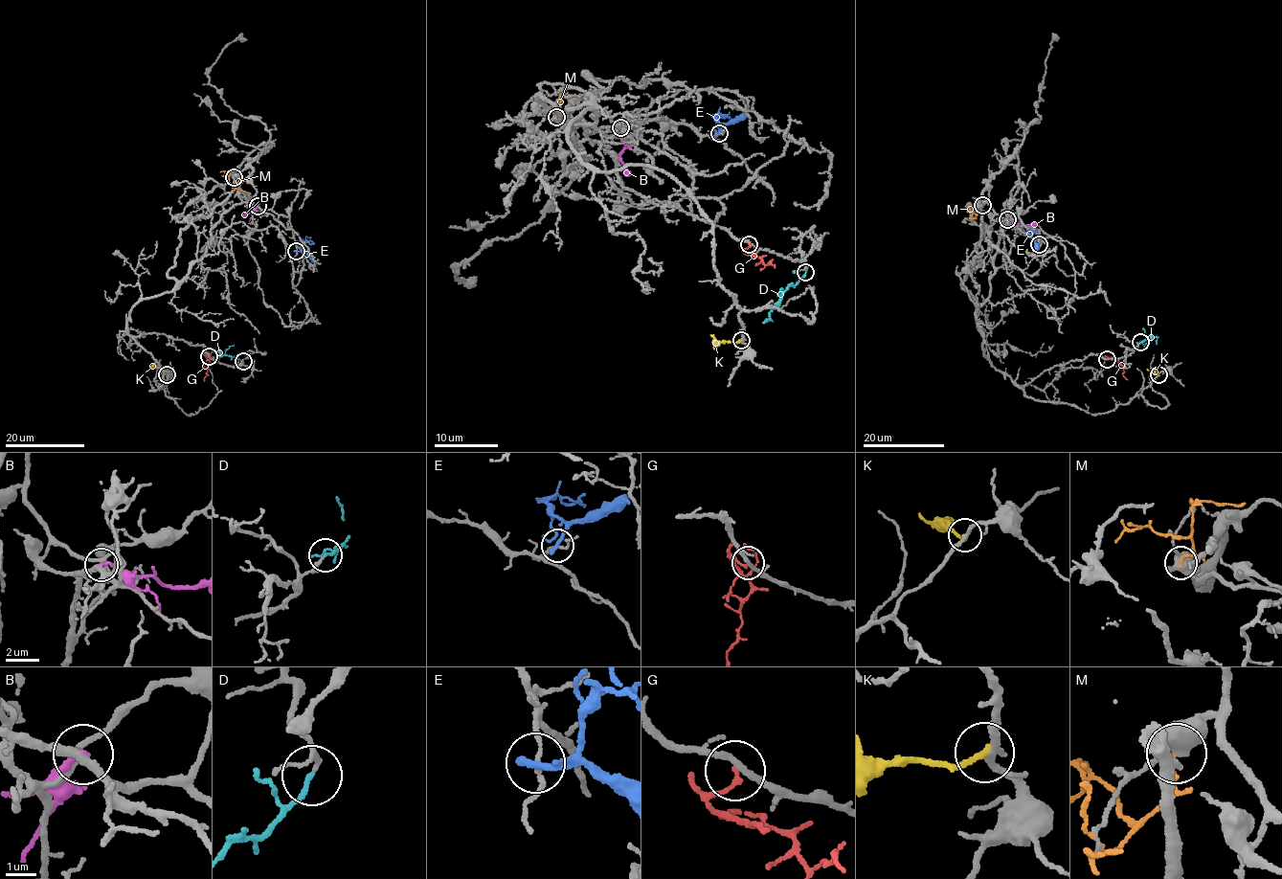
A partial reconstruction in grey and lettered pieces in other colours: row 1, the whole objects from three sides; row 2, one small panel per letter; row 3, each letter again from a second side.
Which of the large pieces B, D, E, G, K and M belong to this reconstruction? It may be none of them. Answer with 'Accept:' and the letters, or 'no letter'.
Accept: D

